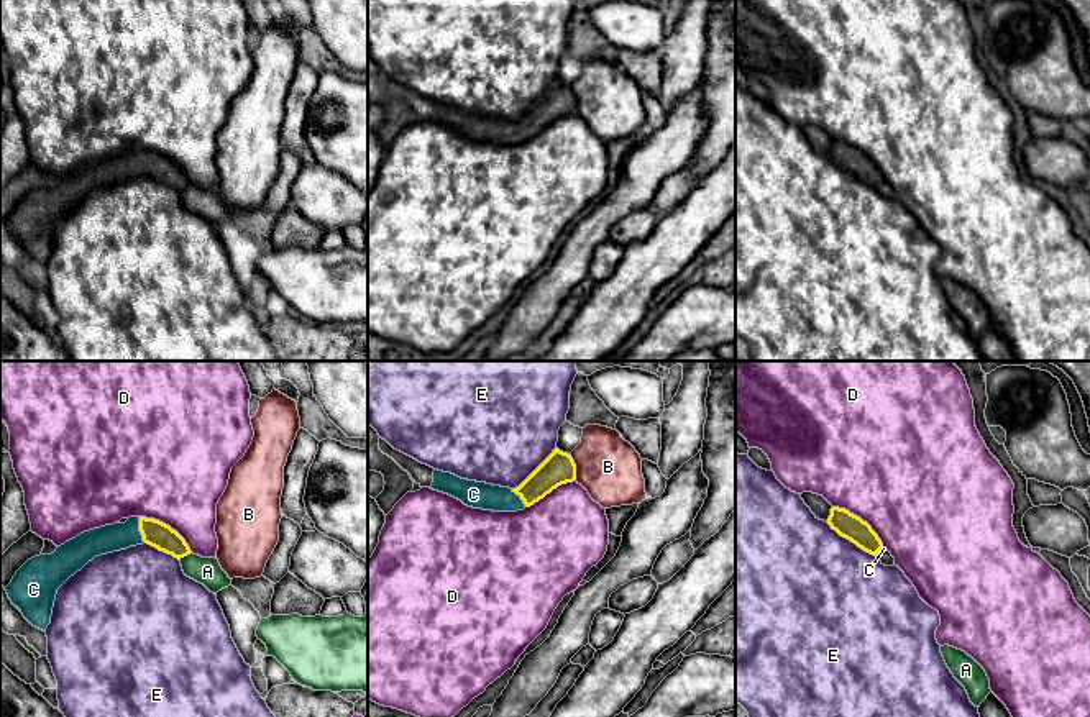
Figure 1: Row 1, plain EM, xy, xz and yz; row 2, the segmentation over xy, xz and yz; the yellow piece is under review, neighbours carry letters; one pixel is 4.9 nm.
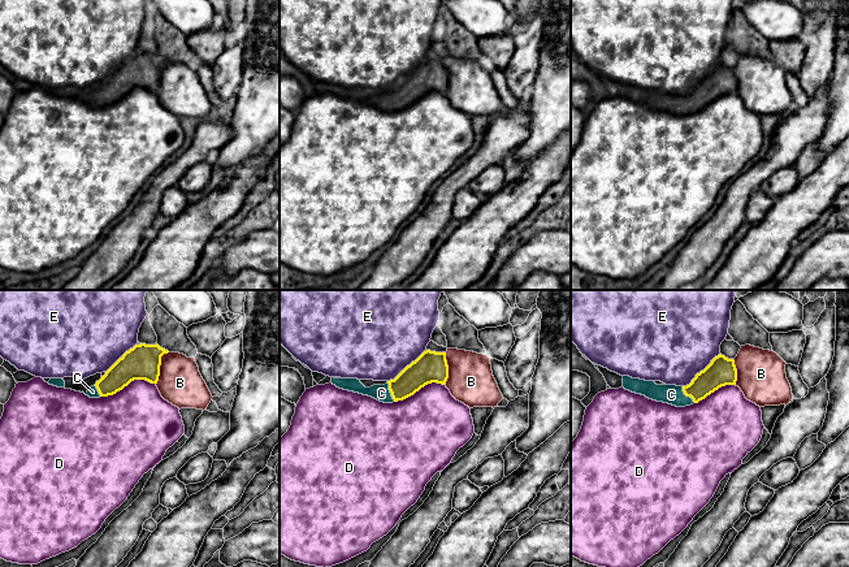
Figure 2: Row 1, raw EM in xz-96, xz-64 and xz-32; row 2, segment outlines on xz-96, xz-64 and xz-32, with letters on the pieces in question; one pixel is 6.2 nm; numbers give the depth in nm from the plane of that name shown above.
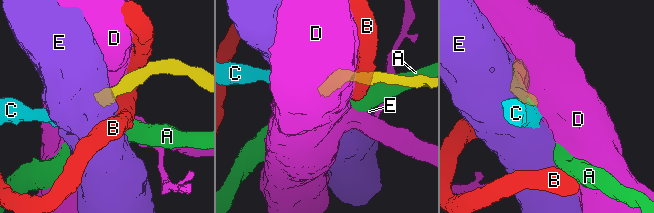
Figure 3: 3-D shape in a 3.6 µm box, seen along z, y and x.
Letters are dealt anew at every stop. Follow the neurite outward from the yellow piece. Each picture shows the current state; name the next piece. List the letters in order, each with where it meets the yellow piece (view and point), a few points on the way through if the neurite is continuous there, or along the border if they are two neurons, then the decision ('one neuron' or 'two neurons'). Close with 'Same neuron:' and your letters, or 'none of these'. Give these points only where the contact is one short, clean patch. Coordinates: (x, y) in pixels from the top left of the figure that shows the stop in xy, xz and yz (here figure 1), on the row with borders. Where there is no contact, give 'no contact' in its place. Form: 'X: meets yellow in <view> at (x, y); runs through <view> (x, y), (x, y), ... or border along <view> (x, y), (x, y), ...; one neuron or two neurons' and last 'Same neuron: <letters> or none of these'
A: meets yellow in xy at (184, 555); border along xy (191, 552), (179, 560); two neurons
B: meets yellow in xz at (575, 468); two neurons
C: meets yellow in xy at (140, 530); runs through xy (156, 534), (140, 530), (109, 538); one neuron
D: meets yellow in yz at (861, 519); two neurons
E: meets yellow in yz at (852, 542); border along yz (826, 522), (877, 558); two neurons
Same neuron: C

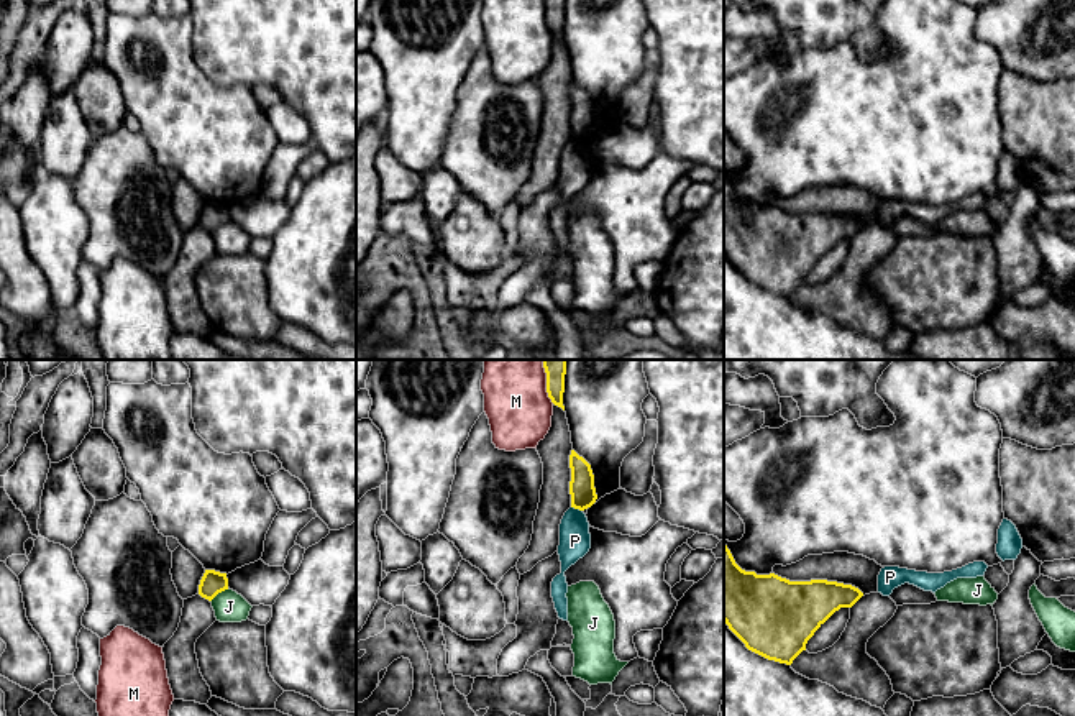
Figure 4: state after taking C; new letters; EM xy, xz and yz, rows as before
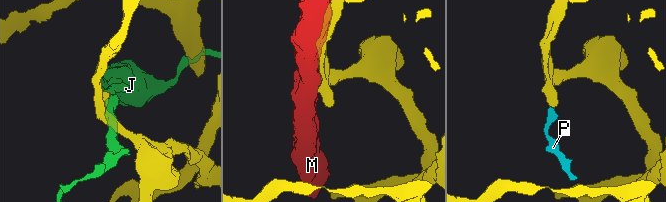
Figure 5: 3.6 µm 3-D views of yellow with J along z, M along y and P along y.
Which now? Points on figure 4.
J: meets yellow in xy at (219, 592); two neurons
M: meets yellow in xz at (547, 381); two neurons
P: meets yellow in xz at (576, 508); border along xz (571, 506), (581, 511); two neurons
Same neuron: none of these

